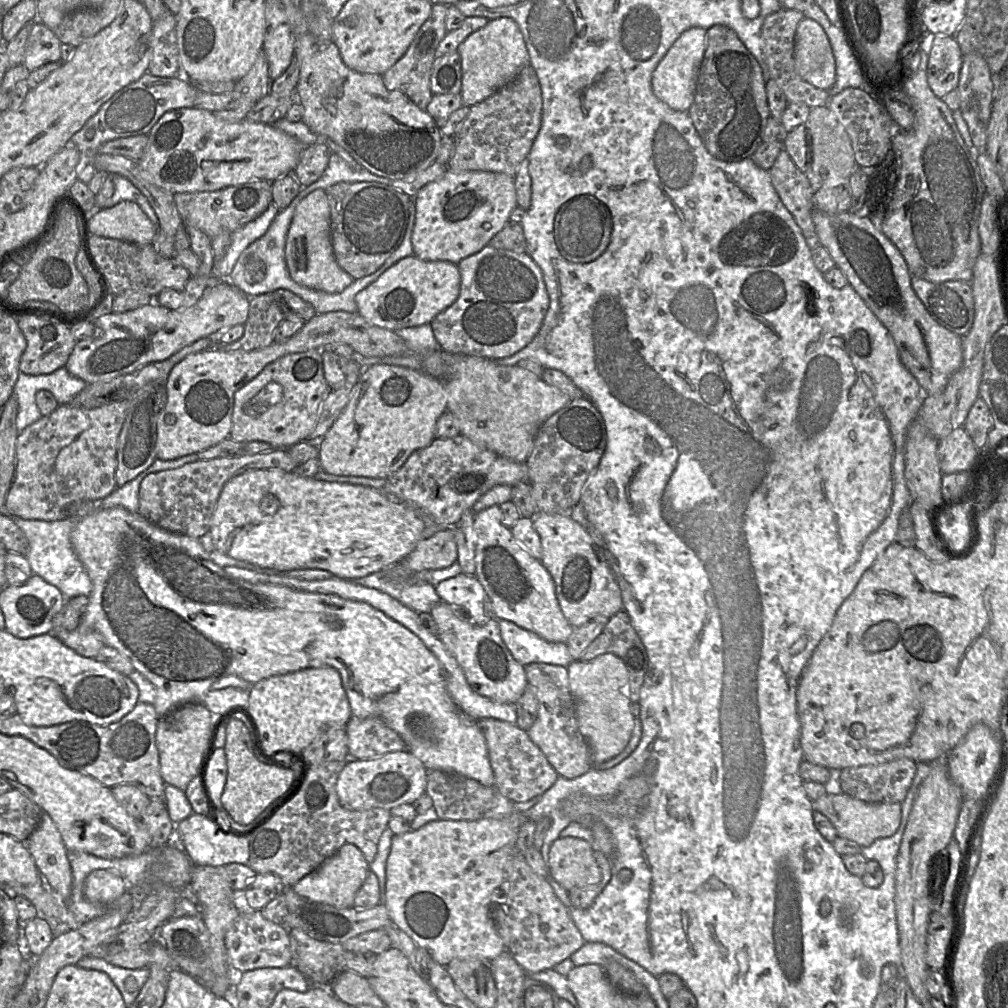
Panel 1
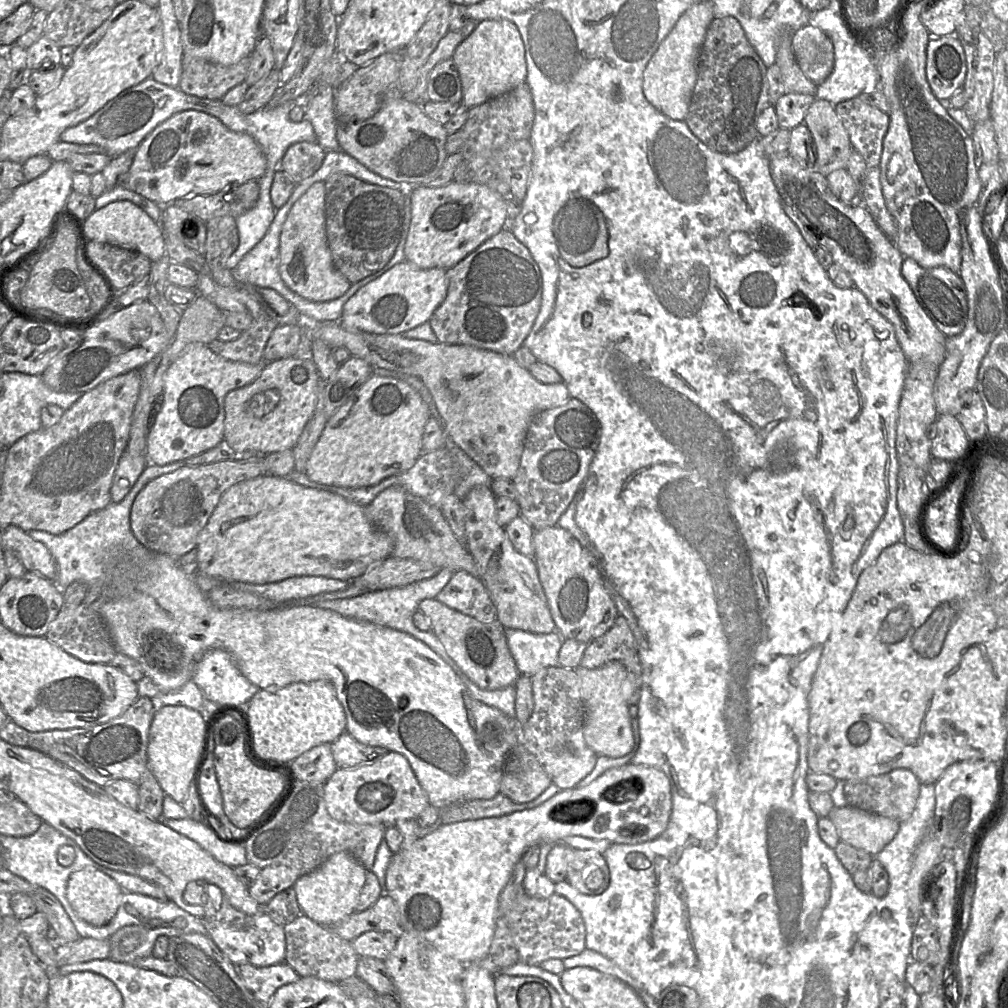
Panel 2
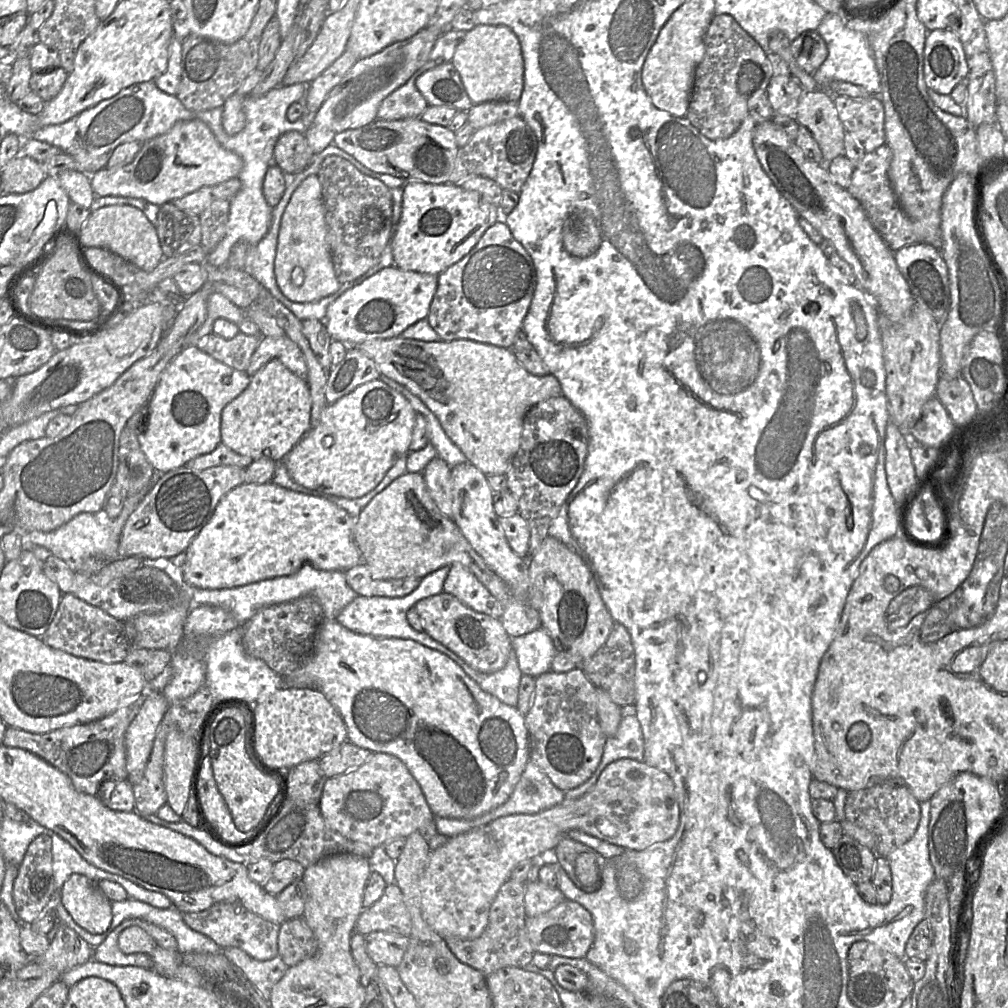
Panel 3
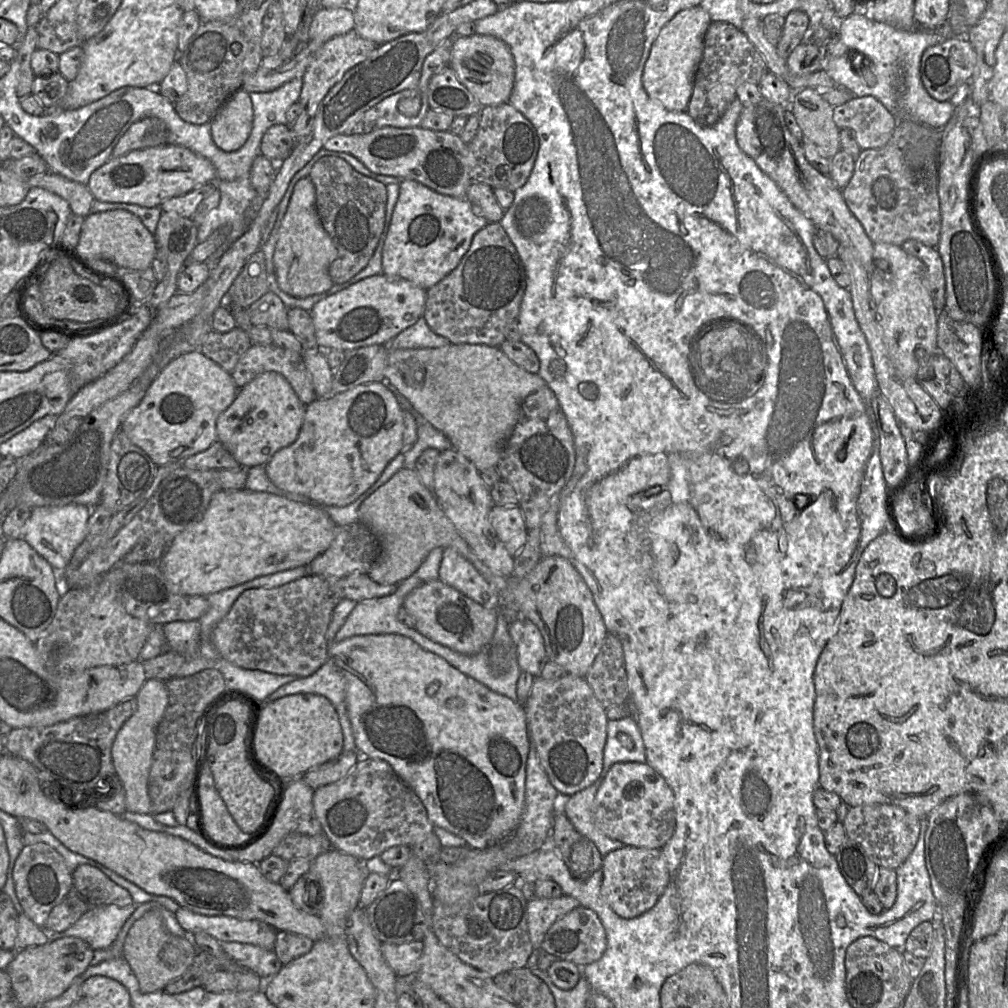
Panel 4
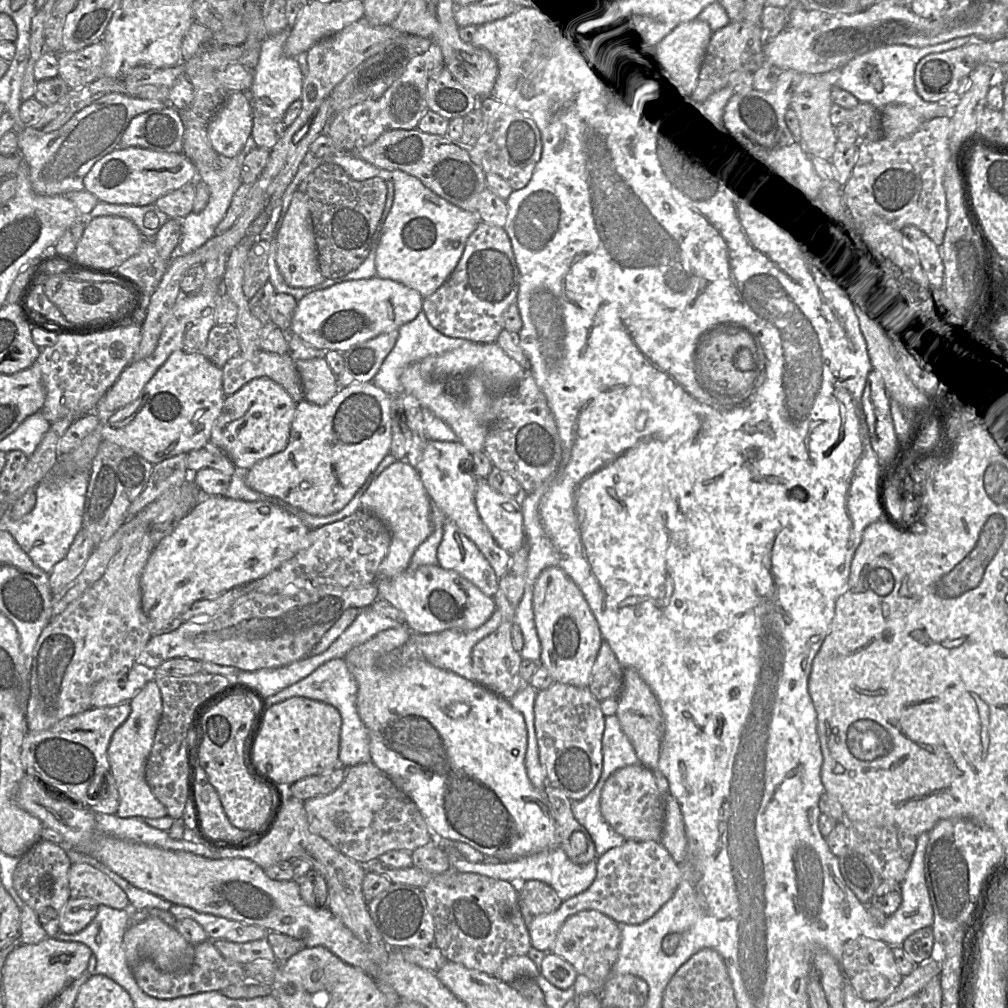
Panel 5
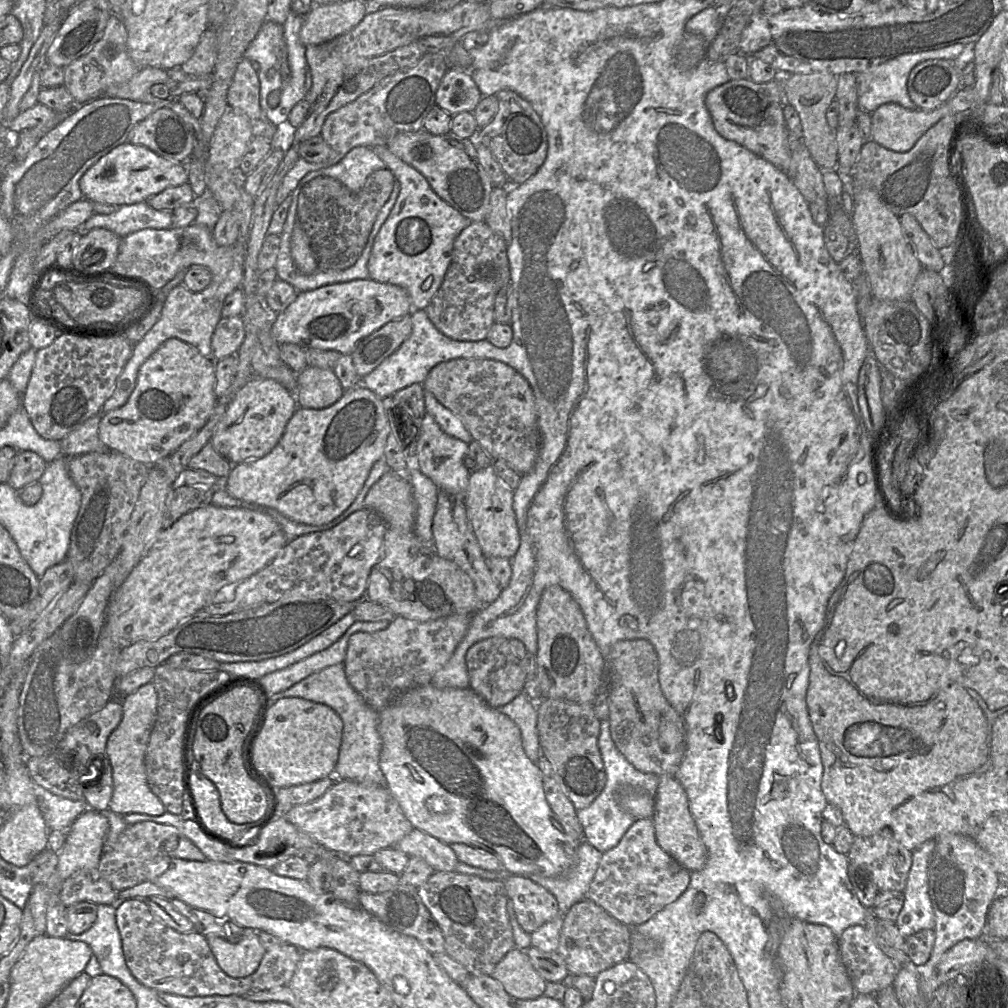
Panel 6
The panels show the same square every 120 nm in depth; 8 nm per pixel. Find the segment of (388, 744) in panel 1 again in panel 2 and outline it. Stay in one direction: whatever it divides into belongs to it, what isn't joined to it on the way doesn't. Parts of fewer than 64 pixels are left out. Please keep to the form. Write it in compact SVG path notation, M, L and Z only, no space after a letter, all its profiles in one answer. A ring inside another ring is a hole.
M344 732L331 743L331 751L337 768L354 768L369 764L389 752L385 747L363 744L348 732Z

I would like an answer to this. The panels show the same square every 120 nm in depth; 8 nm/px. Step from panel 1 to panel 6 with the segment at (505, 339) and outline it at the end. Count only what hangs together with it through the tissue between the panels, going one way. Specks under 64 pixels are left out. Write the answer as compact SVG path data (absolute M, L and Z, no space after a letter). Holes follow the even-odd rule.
M471 222L455 239L451 262L443 282L423 310L434 326L451 339L484 340L495 323L496 295L510 281L507 244L486 222Z

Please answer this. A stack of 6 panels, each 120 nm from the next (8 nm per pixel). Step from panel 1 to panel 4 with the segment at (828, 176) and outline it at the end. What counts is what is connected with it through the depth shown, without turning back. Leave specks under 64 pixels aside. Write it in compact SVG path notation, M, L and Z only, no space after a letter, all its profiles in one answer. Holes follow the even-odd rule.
M804 88L794 91L789 107L794 113L796 120L802 130L802 141L811 141L826 158L833 158L841 149L840 129L833 120L833 106L830 105L814 88Z

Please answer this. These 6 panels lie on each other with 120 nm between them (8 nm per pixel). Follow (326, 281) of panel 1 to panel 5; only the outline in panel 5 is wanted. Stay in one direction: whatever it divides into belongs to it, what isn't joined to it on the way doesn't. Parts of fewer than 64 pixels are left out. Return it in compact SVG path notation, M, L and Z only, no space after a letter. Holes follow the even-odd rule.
M294 192L287 213L277 233L276 262L285 283L295 288L308 288L322 283L326 278L318 267L317 249L311 213L306 195Z

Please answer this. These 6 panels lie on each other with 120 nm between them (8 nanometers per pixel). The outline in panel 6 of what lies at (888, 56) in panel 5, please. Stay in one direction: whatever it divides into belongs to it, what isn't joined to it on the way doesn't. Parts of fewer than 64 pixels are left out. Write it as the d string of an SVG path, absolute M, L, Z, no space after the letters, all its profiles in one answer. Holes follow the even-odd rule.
M957 43L939 49L902 54L882 64L873 66L864 72L857 74L859 109L872 113L881 105L893 102L910 110L919 110L917 105L911 100L907 90L907 81L910 71L917 64L926 60L931 59L955 60L962 52L964 47L965 44Z

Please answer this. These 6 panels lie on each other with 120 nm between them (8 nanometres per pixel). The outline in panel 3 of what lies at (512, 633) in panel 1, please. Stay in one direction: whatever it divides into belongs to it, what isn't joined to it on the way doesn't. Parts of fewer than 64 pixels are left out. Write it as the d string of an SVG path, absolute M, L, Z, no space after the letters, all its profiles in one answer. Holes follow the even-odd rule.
M542 627L511 638L511 645L522 675L530 675L533 678L551 669L557 653L552 638Z

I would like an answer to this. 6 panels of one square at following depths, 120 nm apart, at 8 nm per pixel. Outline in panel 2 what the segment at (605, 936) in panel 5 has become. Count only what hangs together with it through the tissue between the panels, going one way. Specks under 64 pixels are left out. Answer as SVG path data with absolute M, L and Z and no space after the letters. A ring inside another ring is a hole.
M524 891L517 895L506 915L506 922L519 954L519 961L540 966L548 959L565 959L586 949L586 928L579 910L564 896L554 893L549 898L531 897Z

